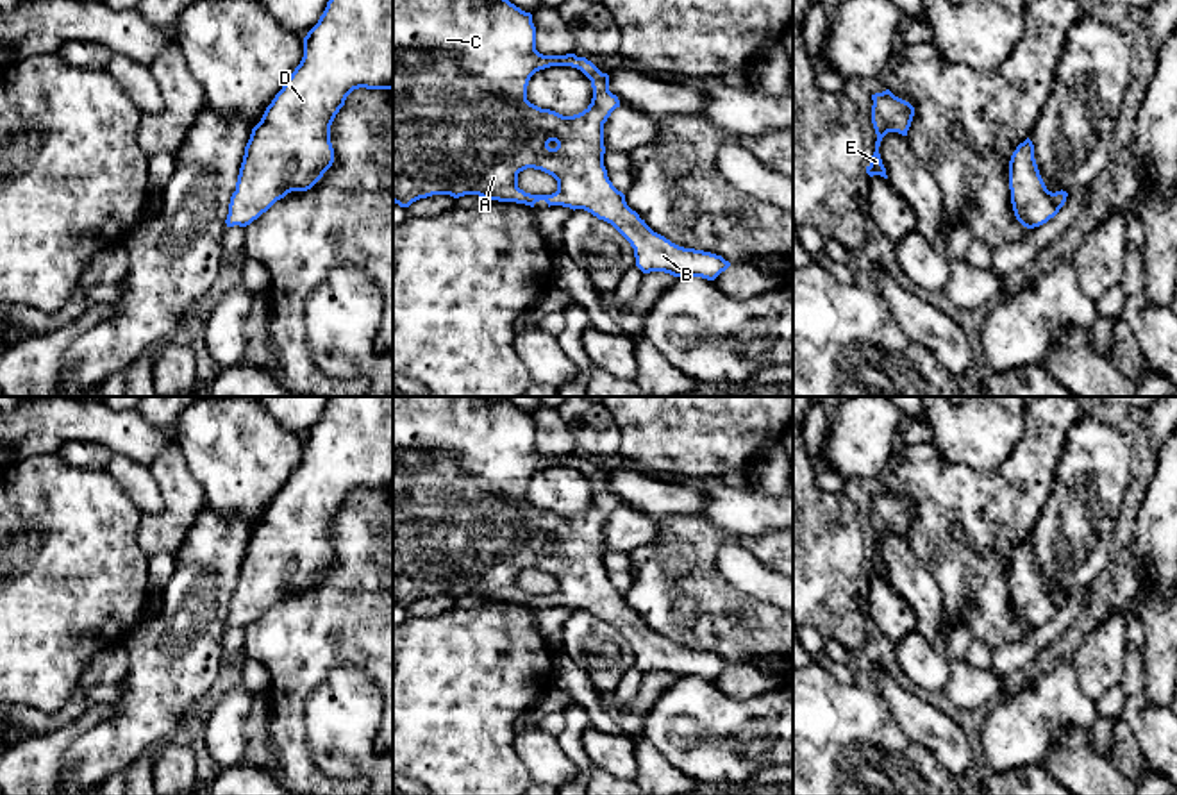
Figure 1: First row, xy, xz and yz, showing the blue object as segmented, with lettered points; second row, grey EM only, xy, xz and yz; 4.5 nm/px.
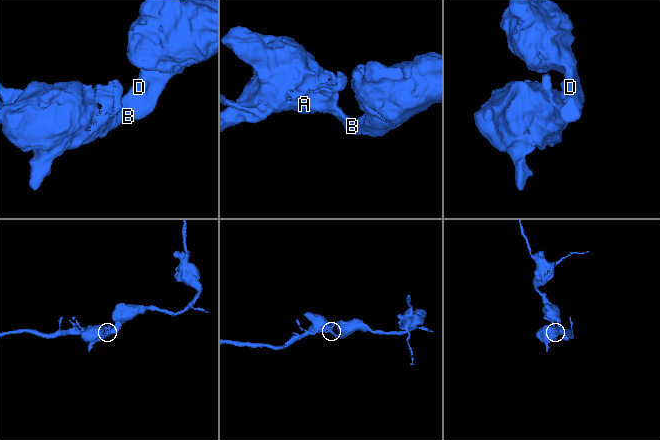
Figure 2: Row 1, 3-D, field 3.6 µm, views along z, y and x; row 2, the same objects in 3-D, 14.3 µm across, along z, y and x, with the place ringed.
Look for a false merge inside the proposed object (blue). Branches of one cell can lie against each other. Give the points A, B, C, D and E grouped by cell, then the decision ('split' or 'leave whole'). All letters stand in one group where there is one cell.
A B C D E; leave whole

